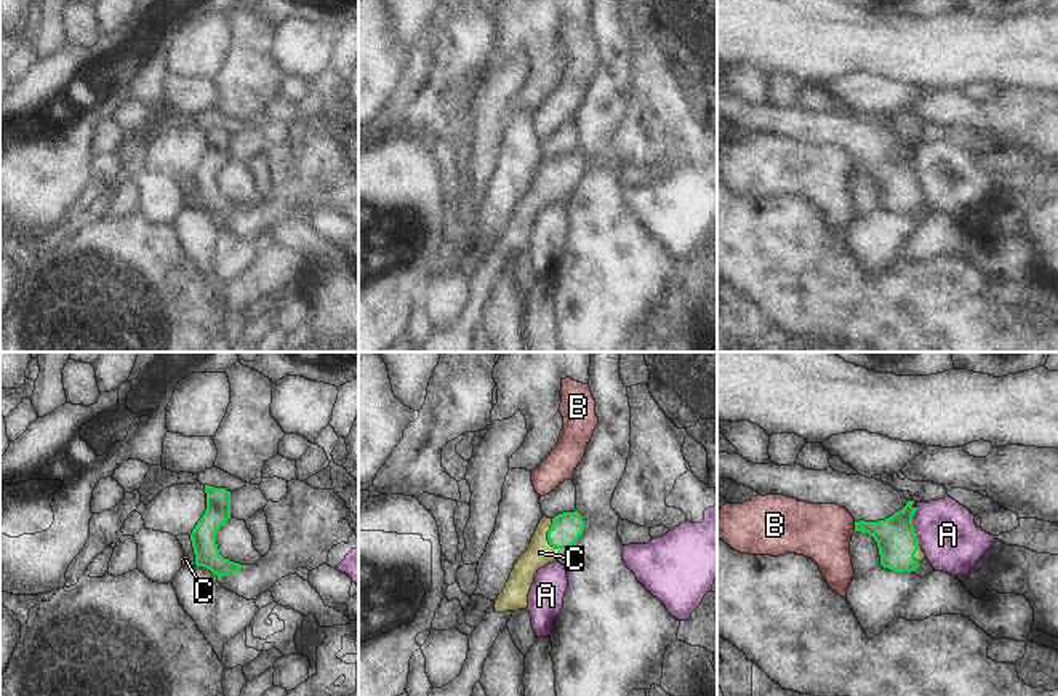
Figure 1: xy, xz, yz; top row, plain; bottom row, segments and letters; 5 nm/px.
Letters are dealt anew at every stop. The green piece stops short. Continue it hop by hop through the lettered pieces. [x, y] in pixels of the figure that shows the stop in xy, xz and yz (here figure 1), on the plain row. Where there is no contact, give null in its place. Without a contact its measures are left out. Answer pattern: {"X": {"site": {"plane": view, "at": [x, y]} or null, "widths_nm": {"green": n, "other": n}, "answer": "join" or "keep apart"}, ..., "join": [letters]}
{"A": {"site": {"plane": "yz", "at": [913, 168]}, "widths_nm": {"green": 200, "other": 300}, "answer": "keep apart"}, "B": {"site": {"plane": "yz", "at": [855, 168]}, "widths_nm": {"green": 200, "other": 280}, "answer": "keep apart"}, "C": {"site": {"plane": "xz", "at": [549, 184]}, "widths_nm": {"green": 150, "other": 140}, "answer": "join"}, "join": ["C"]}

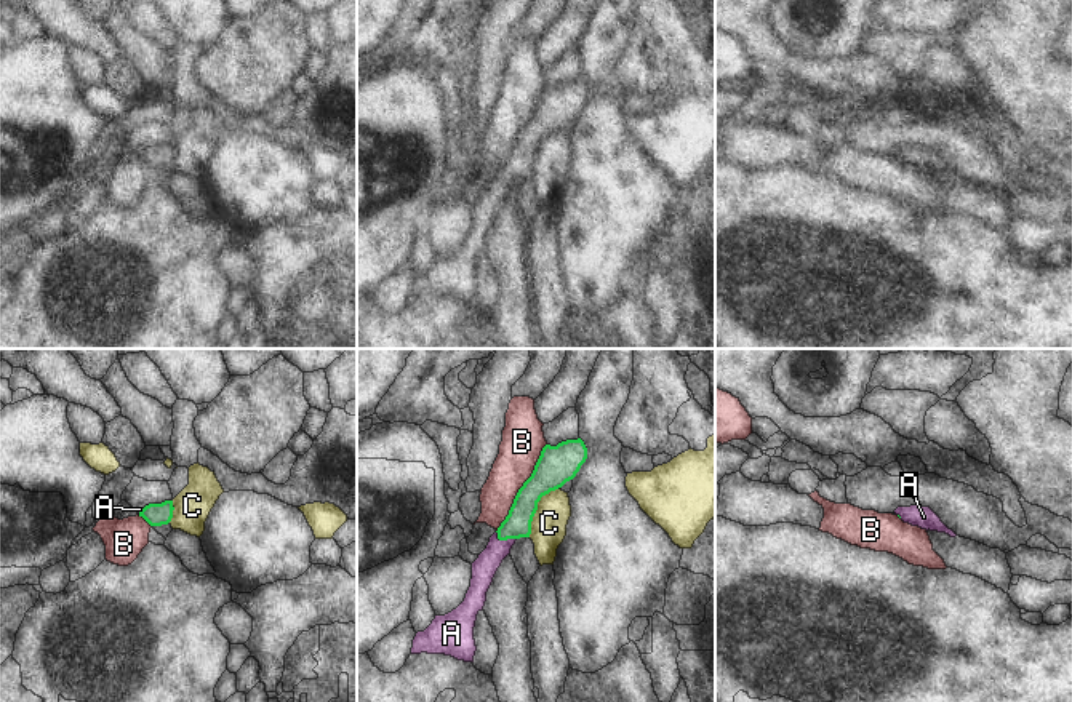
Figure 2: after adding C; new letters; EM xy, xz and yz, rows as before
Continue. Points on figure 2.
{"A": {"site": {"plane": "xz", "at": [504, 181]}, "widths_nm": {"green": 140, "other": 120}, "answer": "join"}, "B": {"site": {"plane": "xz", "at": [520, 130]}, "widths_nm": {"green": 190, "other": 200}, "answer": "keep apart"}, "C": {"site": {"plane": "xz", "at": [536, 151]}, "widths_nm": {"green": 190, "other": 180}, "answer": "keep apart"}, "join": ["A"]}

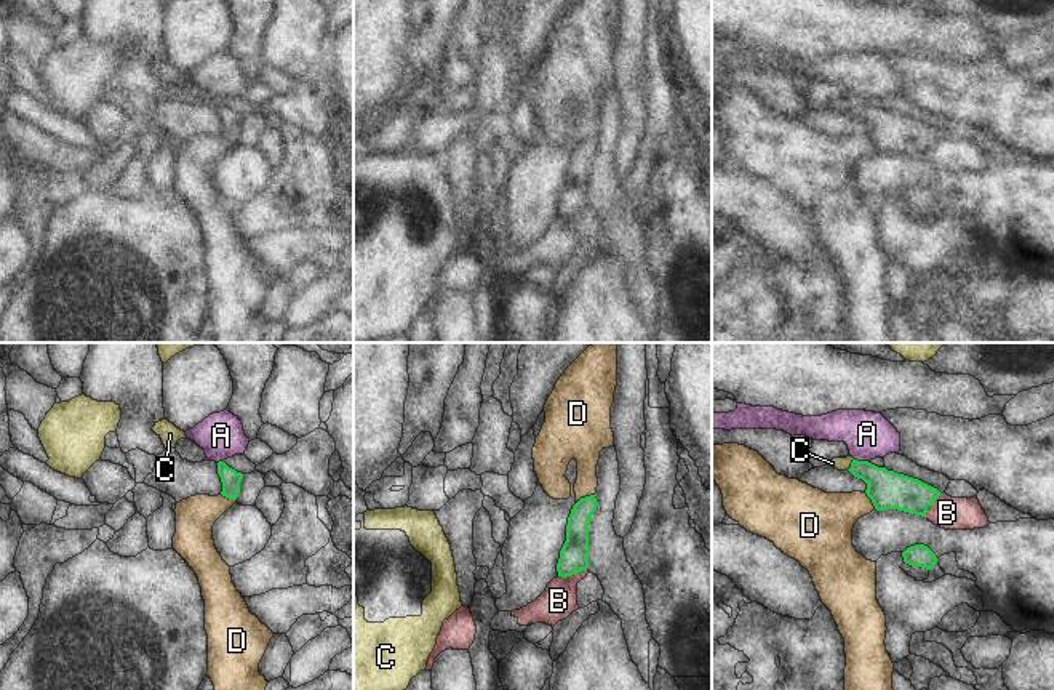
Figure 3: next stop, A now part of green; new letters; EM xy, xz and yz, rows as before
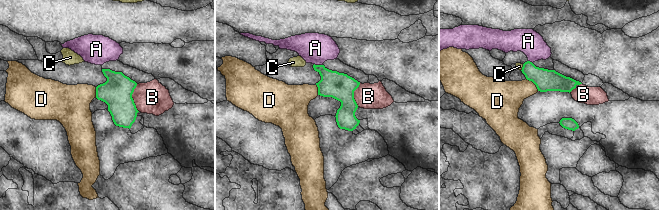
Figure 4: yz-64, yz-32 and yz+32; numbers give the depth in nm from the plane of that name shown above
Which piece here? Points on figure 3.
{"A": {"site": {"plane": "yz", "at": [861, 103]}, "widths_nm": {"green": 190, "other": 240}, "answer": "keep apart"}, "B": {"site": {"plane": "xz", "at": [573, 215]}, "widths_nm": {"green": 140, "other": 180}, "answer": "keep apart"}, "C": {"site": {"plane": "yz", "at": [851, 106]}, "widths_nm": {"green": 190, "other": 60}, "answer": "keep apart"}, "D": {"site": {"plane": "xz", "at": [584, 140]}, "widths_nm": {"green": 130, "other": 180}, "answer": "keep apart"}, "join": []}

